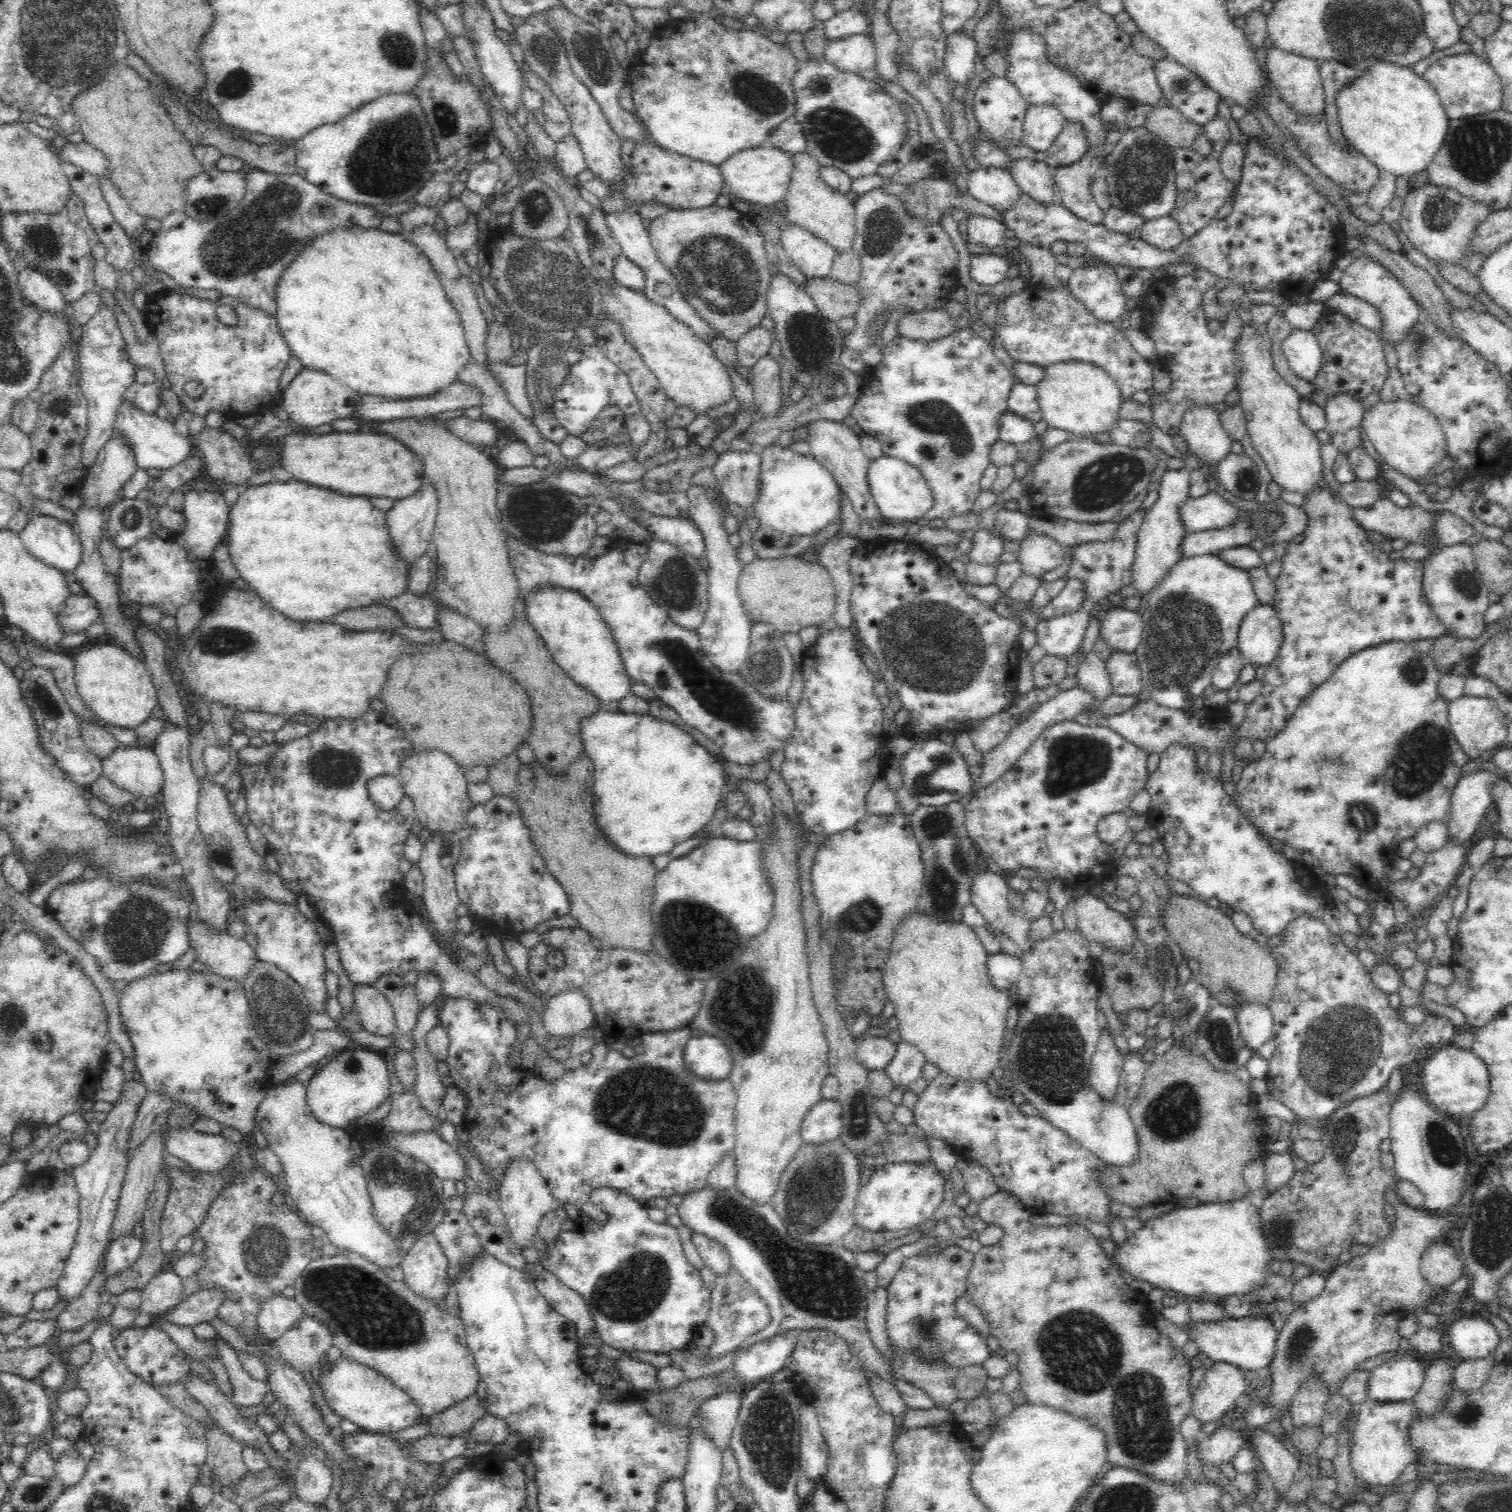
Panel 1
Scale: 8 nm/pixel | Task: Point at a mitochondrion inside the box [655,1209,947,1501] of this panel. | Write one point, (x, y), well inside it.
(769, 1429)

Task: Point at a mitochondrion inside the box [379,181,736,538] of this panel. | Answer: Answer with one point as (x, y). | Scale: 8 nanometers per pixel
(542, 278)

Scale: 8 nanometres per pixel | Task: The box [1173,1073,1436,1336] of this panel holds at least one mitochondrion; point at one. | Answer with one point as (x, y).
(1344, 1132)

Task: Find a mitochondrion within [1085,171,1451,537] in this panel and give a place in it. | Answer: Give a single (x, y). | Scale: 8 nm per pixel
(1425, 343)

